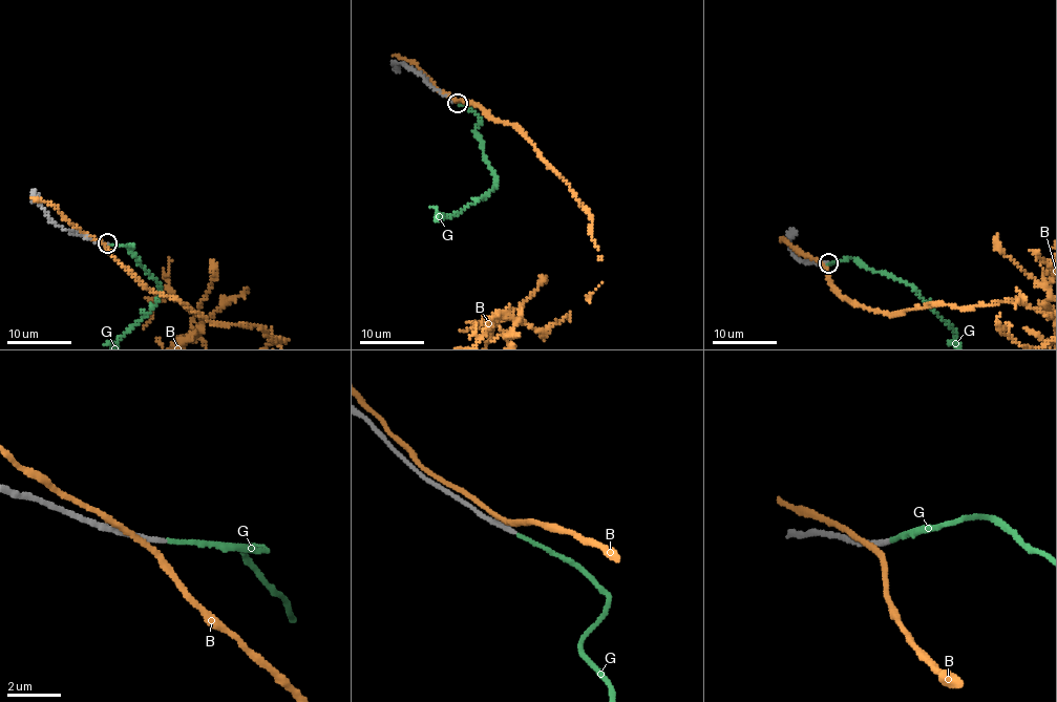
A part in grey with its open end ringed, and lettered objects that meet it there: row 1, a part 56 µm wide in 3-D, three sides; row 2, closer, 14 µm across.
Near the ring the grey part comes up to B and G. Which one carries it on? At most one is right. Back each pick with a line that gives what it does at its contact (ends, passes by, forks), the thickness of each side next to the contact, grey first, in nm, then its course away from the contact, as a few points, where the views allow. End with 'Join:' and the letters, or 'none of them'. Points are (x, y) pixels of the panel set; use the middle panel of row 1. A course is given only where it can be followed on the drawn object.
G: It ends there. Thickness 180 nm (grey) against 140 nm
Join: G

